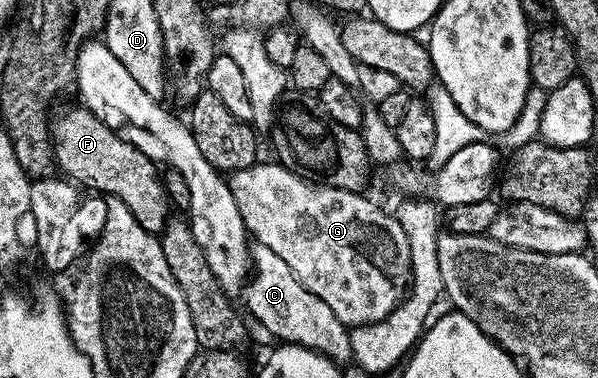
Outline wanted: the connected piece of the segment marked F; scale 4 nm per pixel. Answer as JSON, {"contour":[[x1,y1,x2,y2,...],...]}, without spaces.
{"contour":[[76,105,76,107,63,107,59,115,52,114,49,119,51,128,51,149,54,162,60,167,62,174,70,182,78,185,80,188,92,187,95,191,104,191,104,196,116,199,125,204,125,209,137,217,137,225,145,229,150,235,158,236,162,232,169,218,169,200,167,191,163,187,163,177,160,168,152,159,145,157,141,149,129,145,105,121,101,121,94,115,88,107]]}

